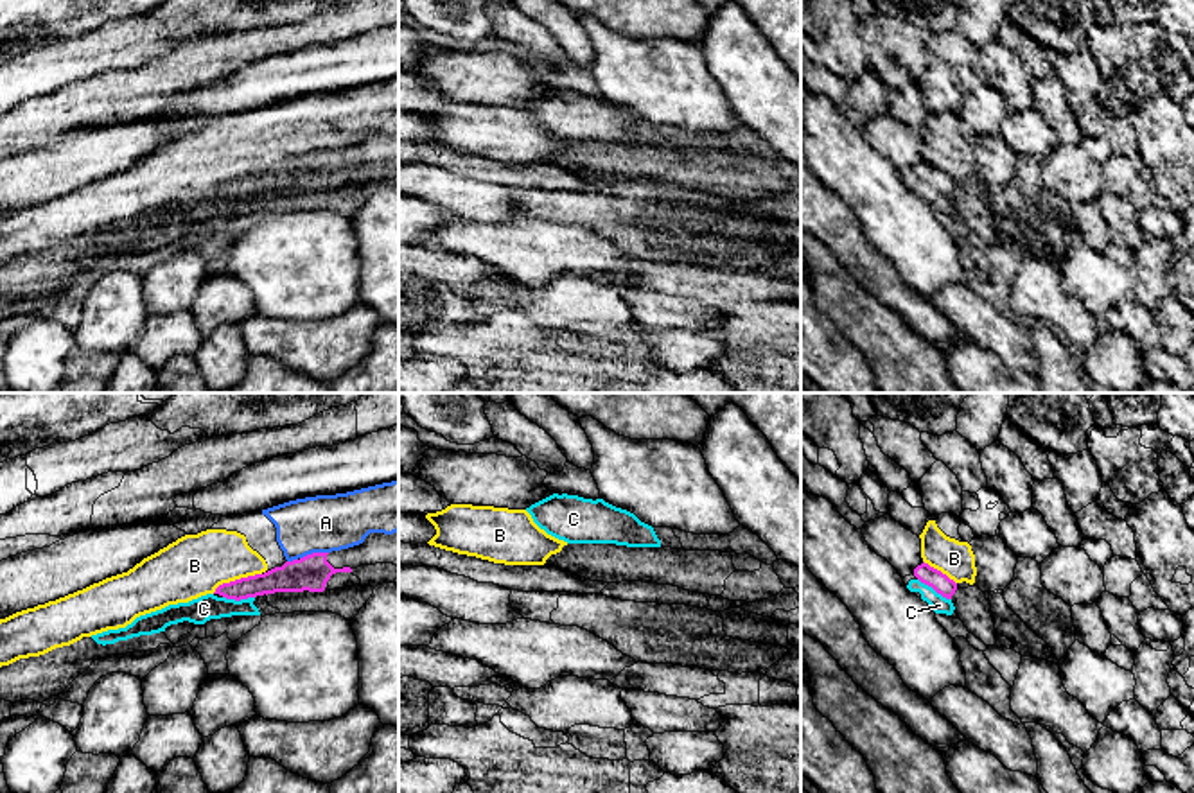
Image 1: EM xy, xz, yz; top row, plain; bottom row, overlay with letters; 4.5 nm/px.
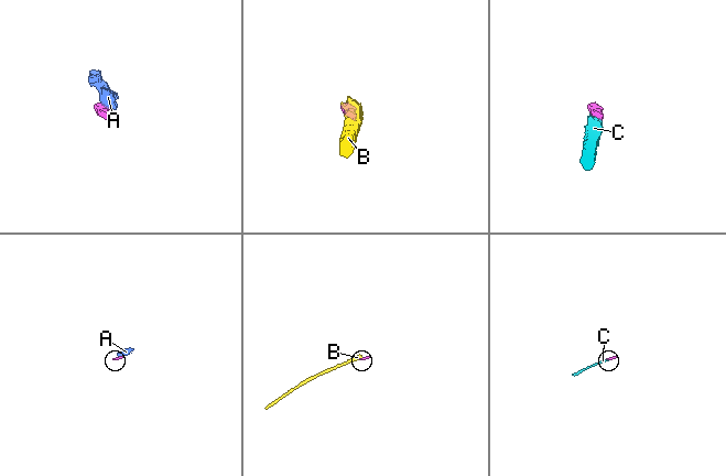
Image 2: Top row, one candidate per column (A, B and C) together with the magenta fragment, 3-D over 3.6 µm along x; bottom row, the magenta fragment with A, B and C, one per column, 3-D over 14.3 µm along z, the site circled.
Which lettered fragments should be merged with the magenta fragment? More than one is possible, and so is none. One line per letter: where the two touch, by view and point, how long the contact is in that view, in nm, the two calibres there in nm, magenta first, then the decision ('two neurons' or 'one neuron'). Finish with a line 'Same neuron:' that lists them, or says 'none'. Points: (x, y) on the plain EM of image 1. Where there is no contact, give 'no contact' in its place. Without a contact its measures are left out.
A: contact xy (313, 151); length 130 nm; calibres 160 and 260 nm; two neurons
B: contact xy (236, 178); length 240 nm; calibres 140 and 280 nm; two neurons
C: contact yz (934, 187); length 180 nm; calibres 90 and 80 nm; one neuron
Same neuron: C

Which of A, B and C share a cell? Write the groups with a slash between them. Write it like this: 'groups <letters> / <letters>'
groups A B / C

